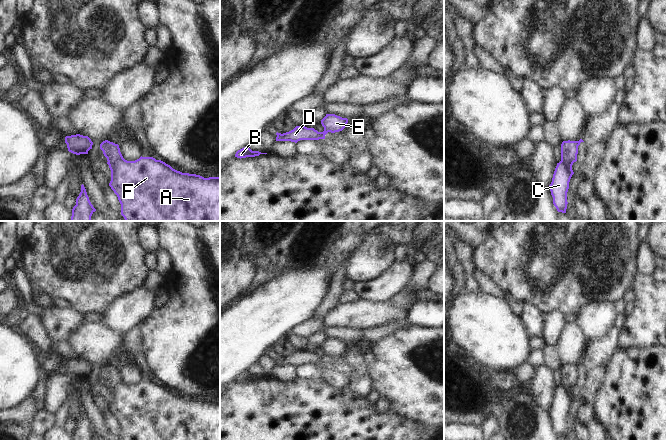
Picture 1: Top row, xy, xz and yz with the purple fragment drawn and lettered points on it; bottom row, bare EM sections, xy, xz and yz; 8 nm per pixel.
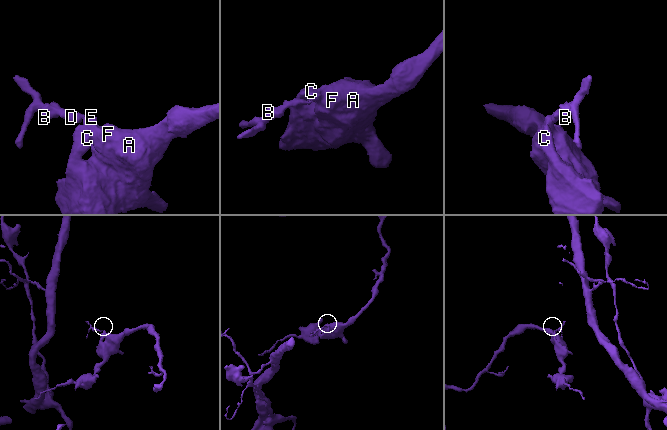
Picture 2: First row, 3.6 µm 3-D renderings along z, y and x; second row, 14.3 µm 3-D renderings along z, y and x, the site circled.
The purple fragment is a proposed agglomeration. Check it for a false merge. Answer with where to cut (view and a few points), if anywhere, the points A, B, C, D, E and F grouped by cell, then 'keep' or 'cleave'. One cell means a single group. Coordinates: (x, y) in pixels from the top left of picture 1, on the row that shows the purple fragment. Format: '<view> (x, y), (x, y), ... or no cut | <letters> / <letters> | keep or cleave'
xz (324, 129), (328, 131) | A C E F / B D | cleave

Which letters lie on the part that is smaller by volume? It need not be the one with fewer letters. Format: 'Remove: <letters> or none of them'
Remove: B, D

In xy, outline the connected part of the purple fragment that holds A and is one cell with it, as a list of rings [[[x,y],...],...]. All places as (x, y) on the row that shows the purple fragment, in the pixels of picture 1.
[[[102,142],[104,156],[111,170],[109,186],[121,204],[121,215],[125,221],[220,221],[220,177],[204,178],[200,175],[182,173],[153,157],[140,157],[135,161],[123,158],[118,144]]]

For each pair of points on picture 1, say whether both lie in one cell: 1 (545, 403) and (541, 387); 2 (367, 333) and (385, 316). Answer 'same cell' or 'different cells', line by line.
1: same cell
2: different cells

